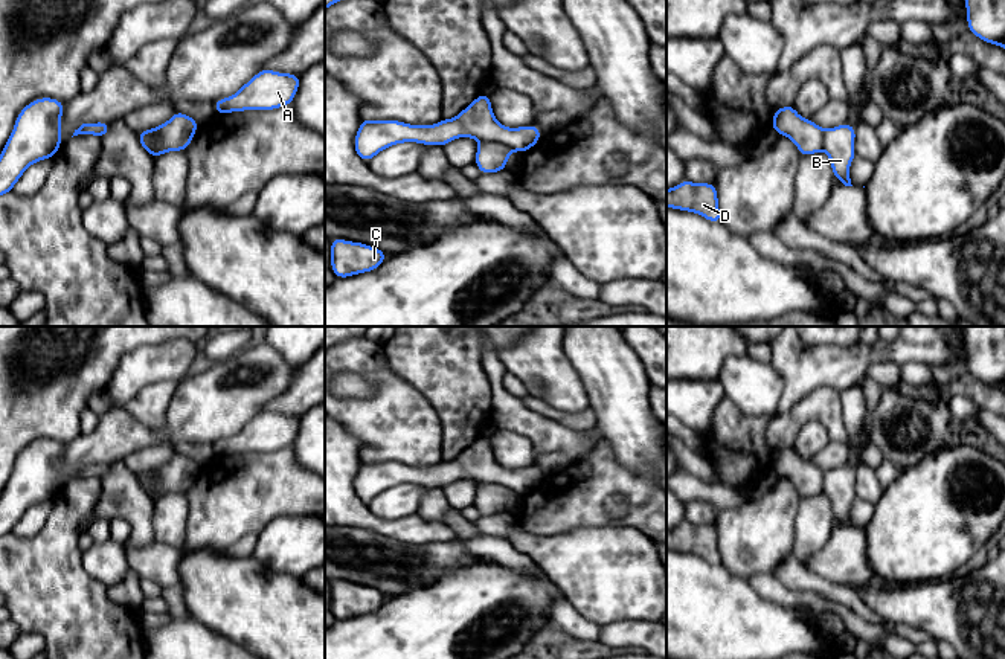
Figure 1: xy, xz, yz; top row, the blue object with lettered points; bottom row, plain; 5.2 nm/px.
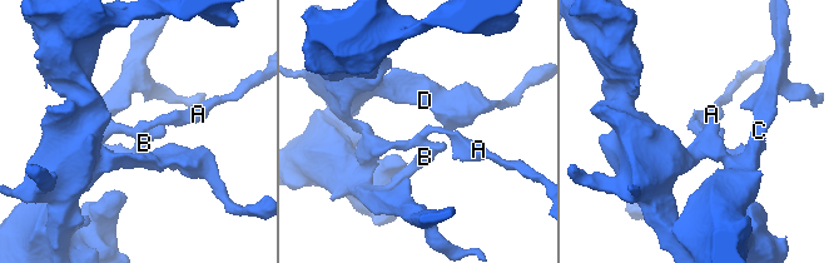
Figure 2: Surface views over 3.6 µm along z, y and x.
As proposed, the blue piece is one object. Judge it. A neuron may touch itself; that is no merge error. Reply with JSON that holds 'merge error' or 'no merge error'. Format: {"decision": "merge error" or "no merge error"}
{"decision": "merge error"}

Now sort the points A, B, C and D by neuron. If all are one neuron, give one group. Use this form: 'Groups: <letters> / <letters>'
Groups: A D / B C

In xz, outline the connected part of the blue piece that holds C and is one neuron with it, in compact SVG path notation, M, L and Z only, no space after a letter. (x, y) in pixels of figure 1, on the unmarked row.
M331 580L331 612L340 621L378 610L386 598L378 589Z

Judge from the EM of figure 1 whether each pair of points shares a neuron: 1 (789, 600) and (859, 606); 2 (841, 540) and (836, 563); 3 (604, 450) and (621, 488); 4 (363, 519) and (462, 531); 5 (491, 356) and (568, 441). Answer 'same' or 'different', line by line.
1: different
2: same
3: same
4: different
5: same

